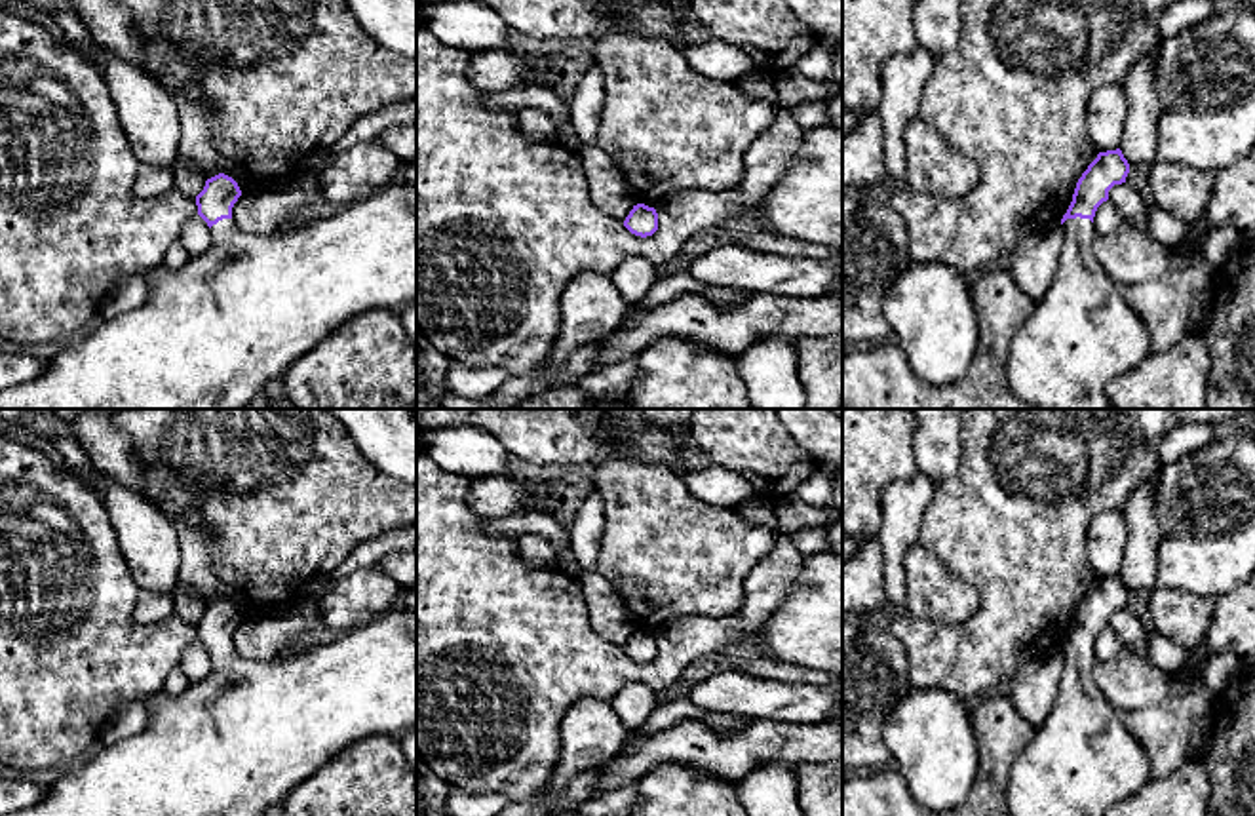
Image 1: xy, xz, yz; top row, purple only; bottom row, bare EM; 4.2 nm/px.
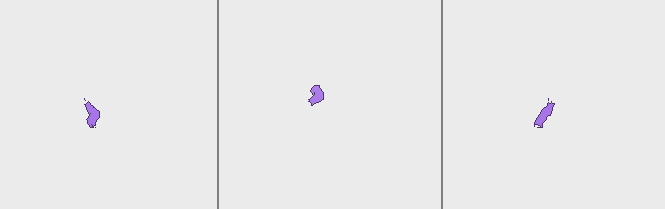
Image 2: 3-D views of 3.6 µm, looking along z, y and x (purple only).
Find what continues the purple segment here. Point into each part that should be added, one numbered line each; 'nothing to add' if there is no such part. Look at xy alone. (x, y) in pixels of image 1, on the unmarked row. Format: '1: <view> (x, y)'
1: xy (236, 742)

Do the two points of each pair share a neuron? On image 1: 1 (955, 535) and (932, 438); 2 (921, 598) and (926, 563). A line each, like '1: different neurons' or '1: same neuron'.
1: different neurons
2: same neuron

